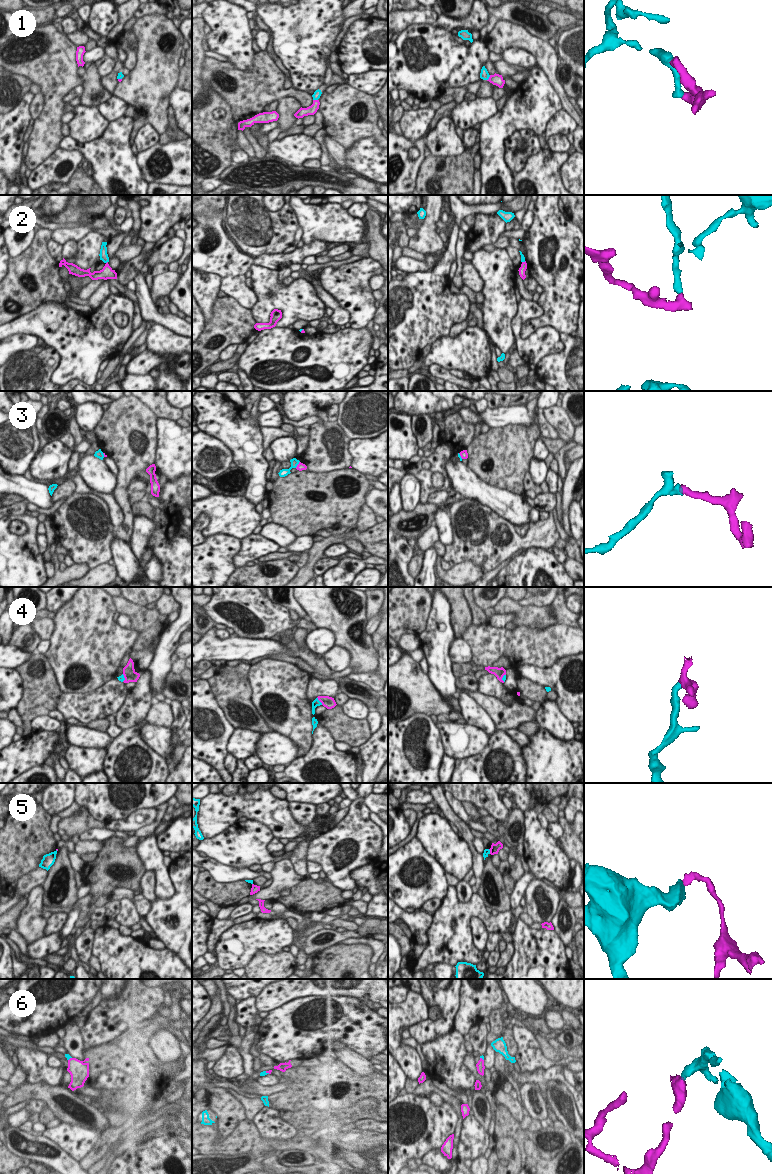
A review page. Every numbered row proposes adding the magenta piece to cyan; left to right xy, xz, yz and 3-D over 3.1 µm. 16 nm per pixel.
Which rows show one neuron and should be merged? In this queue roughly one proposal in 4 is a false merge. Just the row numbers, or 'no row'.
1, 3, 4, 6

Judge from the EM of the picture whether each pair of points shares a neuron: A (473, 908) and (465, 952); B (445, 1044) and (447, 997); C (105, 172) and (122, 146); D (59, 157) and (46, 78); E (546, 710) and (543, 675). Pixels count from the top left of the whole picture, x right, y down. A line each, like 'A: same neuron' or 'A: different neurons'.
A: same neuron
B: different neurons
C: same neuron
D: different neurons
E: different neurons

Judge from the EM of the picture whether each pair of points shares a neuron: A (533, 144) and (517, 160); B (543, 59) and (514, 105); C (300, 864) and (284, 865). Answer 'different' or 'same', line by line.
A: same
B: different
C: different

